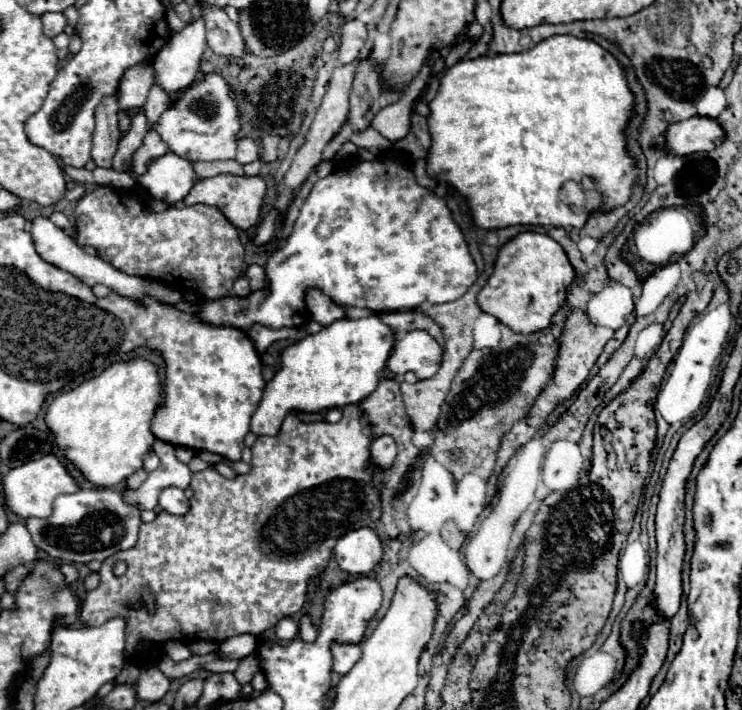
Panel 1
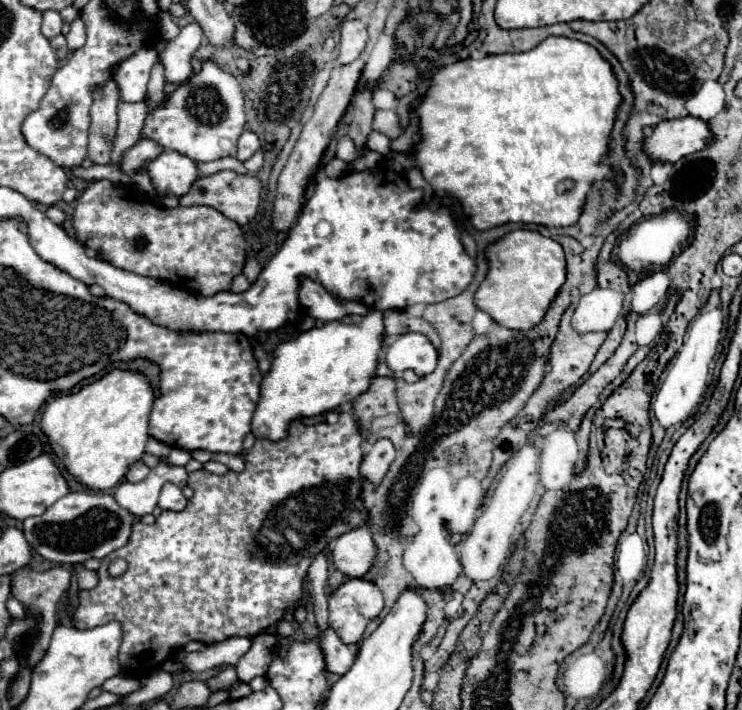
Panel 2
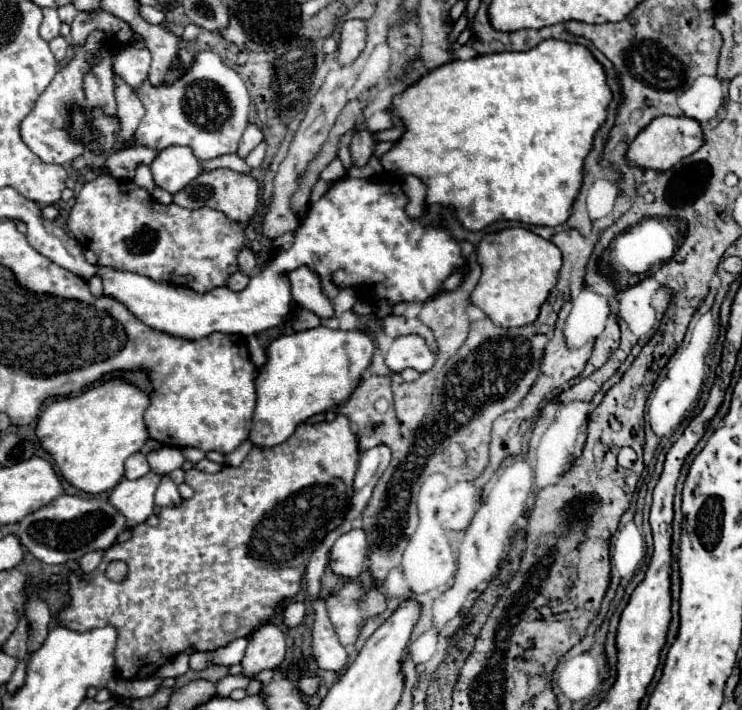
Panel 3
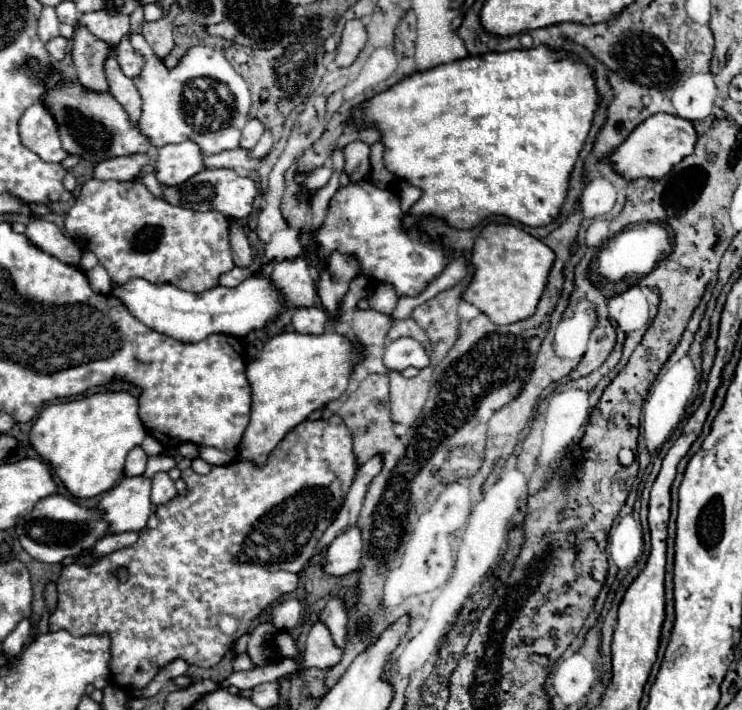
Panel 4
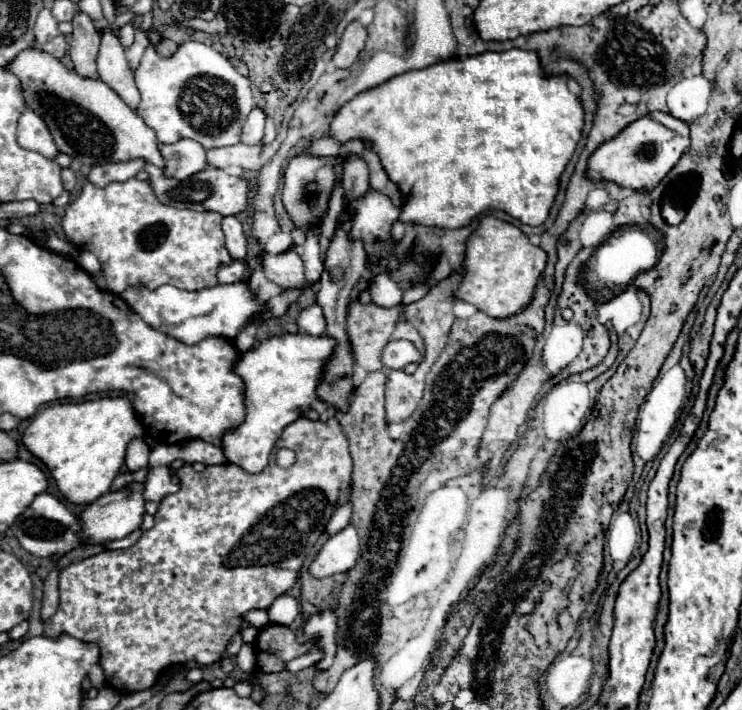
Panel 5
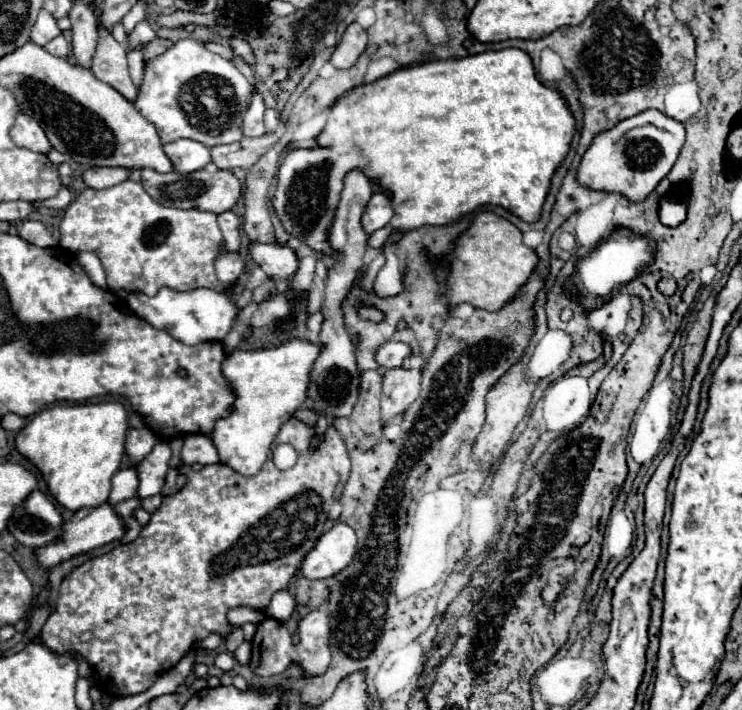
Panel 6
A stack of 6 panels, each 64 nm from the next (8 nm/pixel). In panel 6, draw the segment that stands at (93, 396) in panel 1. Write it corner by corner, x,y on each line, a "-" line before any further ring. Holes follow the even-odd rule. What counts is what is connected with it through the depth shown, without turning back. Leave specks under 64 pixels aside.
118,402
58,404
38,412
18,434
16,450
42,474
52,498
66,510
98,508
108,500
110,478
124,456
128,416

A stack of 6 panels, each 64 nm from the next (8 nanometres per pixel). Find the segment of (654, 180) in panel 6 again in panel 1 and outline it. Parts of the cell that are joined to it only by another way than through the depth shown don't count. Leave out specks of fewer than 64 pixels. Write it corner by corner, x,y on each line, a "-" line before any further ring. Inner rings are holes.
692,116
674,122
664,132
664,150
672,156
688,156
694,152
708,152
724,140
720,124
712,118

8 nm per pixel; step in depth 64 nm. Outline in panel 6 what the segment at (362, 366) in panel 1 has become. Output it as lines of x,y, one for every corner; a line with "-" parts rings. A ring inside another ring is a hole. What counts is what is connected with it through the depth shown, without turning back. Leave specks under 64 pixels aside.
294,338
278,348
250,352
234,350
224,358
222,372
228,384
232,384
236,404
232,404
232,416
216,420
216,428
212,428
210,436
222,464
230,466
242,476
254,476
262,468
278,428
306,402
306,388
310,382
308,374
316,356
316,344

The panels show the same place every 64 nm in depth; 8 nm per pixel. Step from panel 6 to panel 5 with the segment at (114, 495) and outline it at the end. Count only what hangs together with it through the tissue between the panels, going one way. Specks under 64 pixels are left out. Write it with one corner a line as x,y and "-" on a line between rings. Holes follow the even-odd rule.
140,470
140,472
120,472
116,476
116,480
112,482
112,490
120,492
120,488
124,488
124,484
136,484
136,480
144,482
144,478
146,478
146,470

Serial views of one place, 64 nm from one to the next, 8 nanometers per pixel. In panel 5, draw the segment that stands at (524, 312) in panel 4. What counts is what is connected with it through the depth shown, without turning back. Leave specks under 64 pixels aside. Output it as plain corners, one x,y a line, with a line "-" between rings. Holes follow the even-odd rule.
484,216
466,242
464,274
460,288
456,290
456,298
474,304
492,318
508,318
530,302
544,266
546,252
538,246
532,246
524,232
510,222

